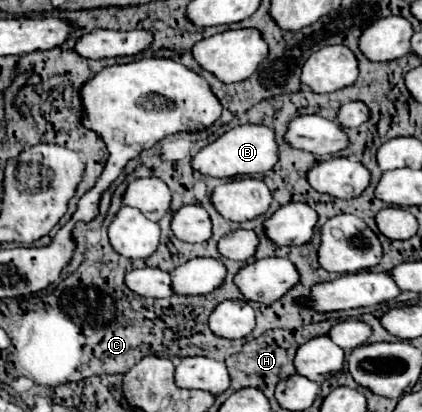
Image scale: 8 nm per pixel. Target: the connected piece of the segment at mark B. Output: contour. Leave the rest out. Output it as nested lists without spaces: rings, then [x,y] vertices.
[[[245,124],[245,126],[237,126],[225,132],[213,144],[205,146],[193,158],[193,168],[213,178],[229,178],[229,176],[239,176],[239,174],[261,174],[261,172],[271,170],[277,164],[277,156],[279,156],[279,146],[275,142],[275,132],[263,124],[257,124],[257,126]]]

